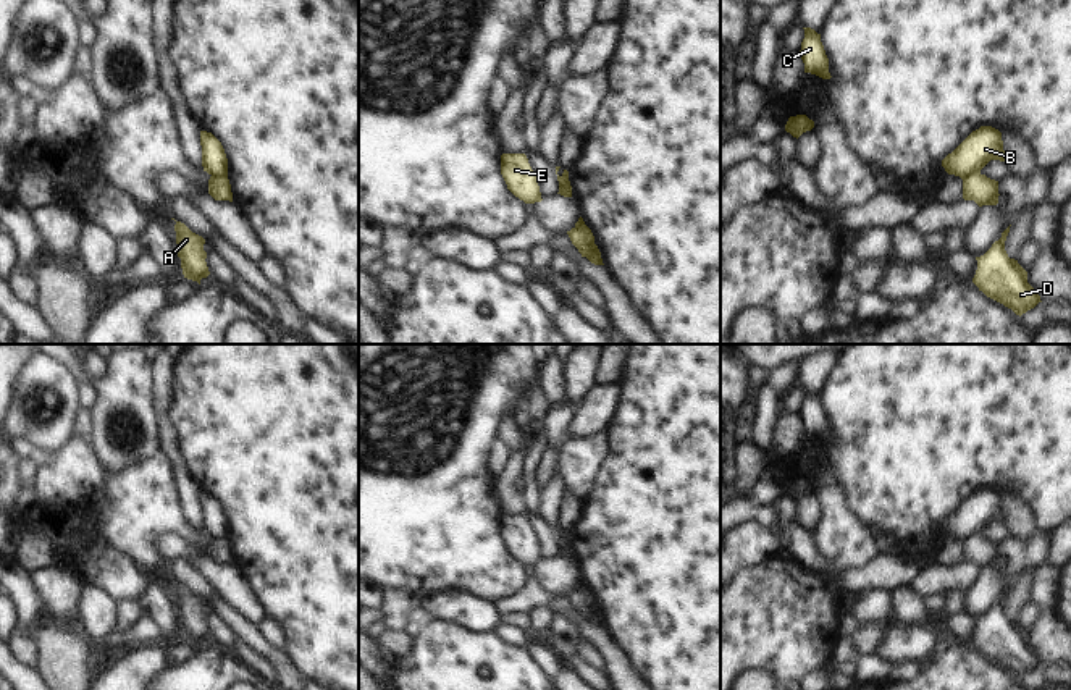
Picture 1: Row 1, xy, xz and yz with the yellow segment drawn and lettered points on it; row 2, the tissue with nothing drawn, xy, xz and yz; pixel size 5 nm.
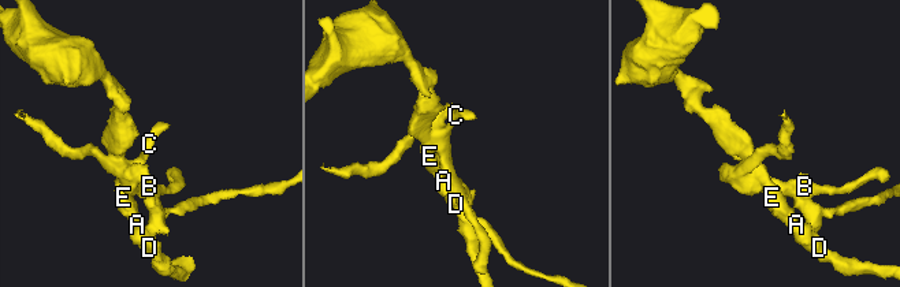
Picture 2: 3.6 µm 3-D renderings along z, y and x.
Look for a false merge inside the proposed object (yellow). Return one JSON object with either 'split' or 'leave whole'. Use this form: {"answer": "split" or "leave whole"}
{"answer": "split"}

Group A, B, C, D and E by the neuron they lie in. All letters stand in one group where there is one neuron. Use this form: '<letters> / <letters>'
A D E / B C

